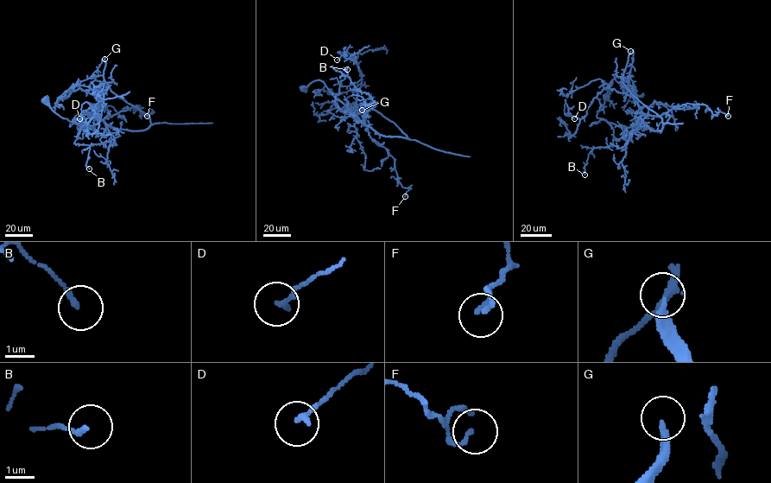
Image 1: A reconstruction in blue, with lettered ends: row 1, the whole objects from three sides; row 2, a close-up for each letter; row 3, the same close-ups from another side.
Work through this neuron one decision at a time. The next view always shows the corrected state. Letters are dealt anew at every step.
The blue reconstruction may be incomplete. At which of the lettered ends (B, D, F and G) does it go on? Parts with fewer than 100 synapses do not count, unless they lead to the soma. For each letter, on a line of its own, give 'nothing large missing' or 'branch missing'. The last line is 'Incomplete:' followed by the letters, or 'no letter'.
B: nothing large missing
D: nothing large missing
F: nothing large missing
G: branch missing
Incomplete: G

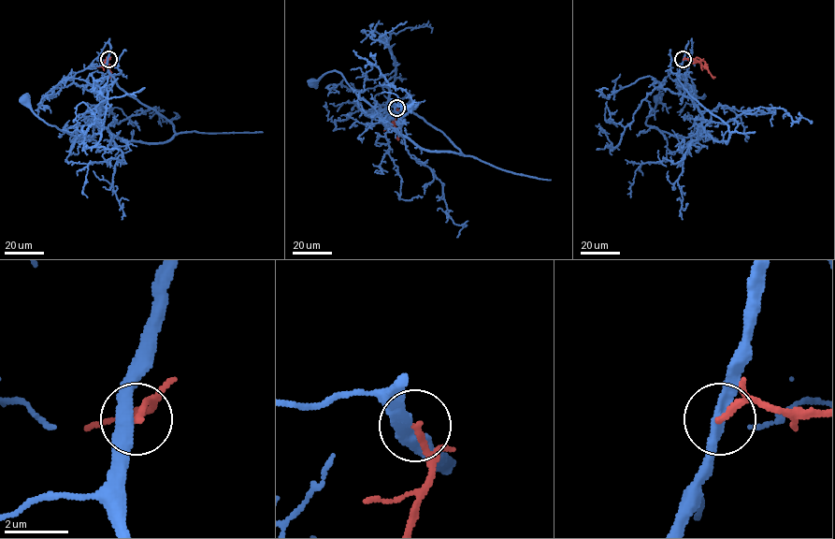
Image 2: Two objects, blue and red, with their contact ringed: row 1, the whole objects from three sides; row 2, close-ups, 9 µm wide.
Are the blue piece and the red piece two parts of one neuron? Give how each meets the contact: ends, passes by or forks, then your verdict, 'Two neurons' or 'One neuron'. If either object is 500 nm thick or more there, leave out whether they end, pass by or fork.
At the ring blue passes by. At the ring red ends. Two neurons

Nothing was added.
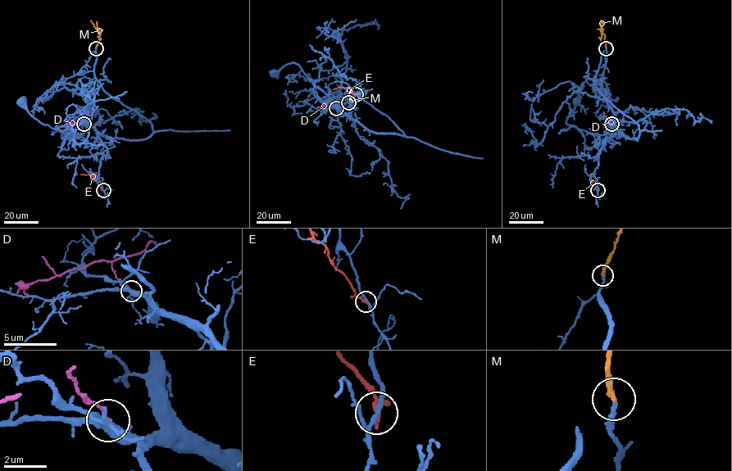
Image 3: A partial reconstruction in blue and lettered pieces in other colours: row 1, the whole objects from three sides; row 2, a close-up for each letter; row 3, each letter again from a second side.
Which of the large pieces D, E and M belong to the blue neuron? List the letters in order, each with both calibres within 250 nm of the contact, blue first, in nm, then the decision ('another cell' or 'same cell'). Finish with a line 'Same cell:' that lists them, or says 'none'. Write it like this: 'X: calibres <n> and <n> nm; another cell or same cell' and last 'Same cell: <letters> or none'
D: calibres 360 and 140 nm; another cell
E: calibres 170 and 240 nm; another cell
M: calibres 240 and 280 nm; same cell
Same cell: M

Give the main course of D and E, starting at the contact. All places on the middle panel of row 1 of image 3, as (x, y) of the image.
D: (336, 108), (332, 103), (317, 108)
E: (356, 95), (347, 88), (334, 89)

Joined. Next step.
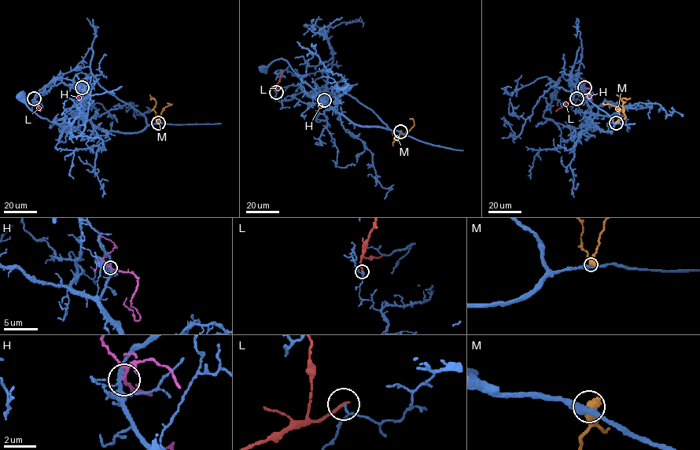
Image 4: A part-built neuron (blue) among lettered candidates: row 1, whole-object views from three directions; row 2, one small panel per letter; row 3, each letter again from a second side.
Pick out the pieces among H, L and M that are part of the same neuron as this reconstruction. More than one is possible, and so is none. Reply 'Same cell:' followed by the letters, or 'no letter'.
Same cell: no letter

